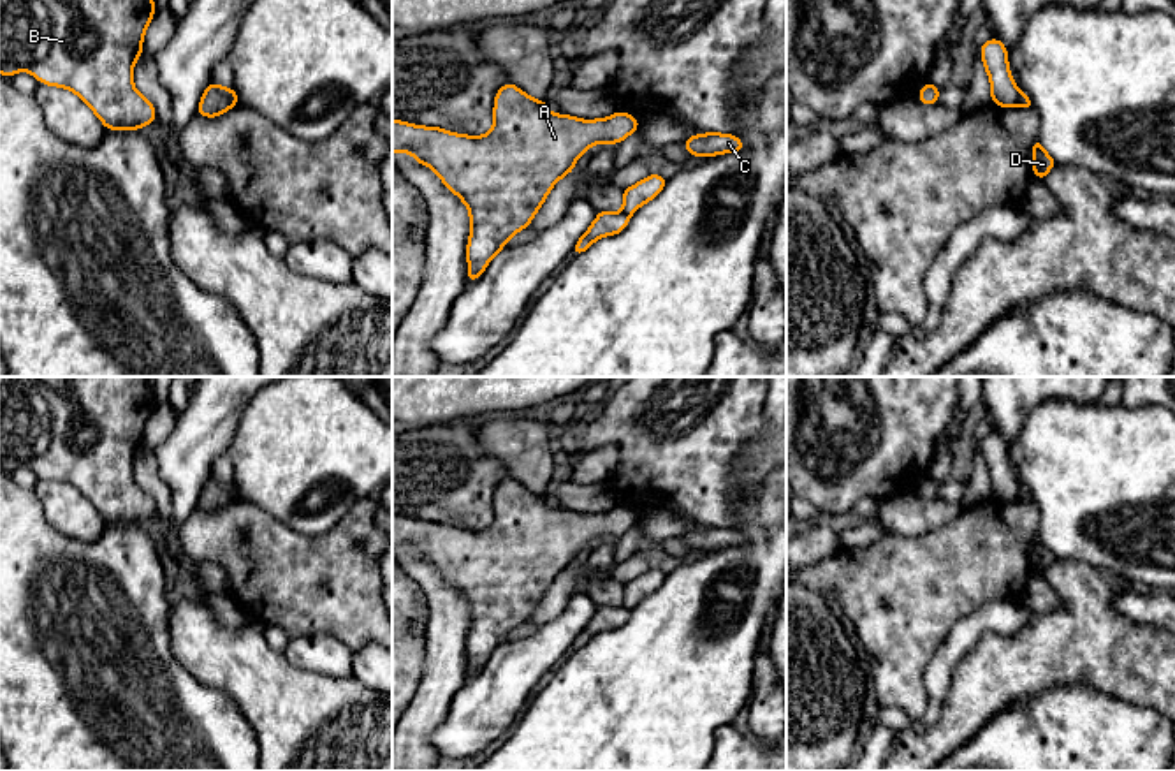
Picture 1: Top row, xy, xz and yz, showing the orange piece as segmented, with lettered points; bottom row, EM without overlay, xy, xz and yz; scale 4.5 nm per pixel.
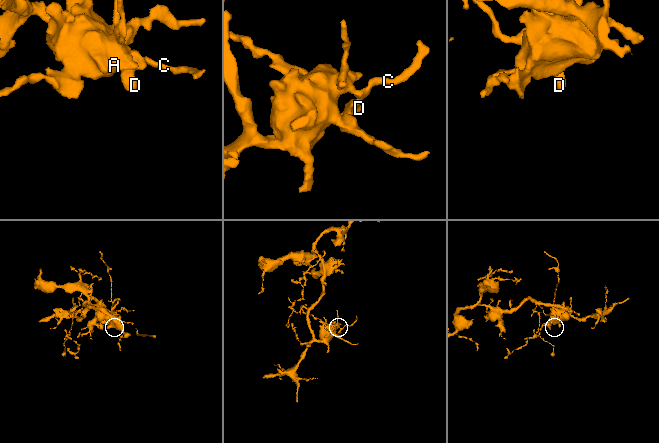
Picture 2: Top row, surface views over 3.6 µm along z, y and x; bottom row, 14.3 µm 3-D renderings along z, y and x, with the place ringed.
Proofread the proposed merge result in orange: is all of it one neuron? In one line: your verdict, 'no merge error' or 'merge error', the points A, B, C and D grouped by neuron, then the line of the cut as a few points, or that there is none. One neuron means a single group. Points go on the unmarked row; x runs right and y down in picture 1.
merge error | A B D / C | yz (1021, 486), (1017, 499)

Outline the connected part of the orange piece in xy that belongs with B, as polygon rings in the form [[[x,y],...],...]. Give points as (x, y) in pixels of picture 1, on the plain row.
[[[0,377],[0,468],[12,472],[21,465],[28,465],[39,477],[74,486],[97,509],[107,525],[139,525],[141,521],[157,516],[153,496],[135,484],[132,474],[134,459],[142,449],[144,426],[155,407],[157,400],[146,377]]]

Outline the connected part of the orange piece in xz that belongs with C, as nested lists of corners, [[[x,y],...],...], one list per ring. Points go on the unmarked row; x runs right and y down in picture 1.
[[[695,528],[681,537],[693,551],[714,551],[732,546],[742,546],[746,539],[732,528]]]

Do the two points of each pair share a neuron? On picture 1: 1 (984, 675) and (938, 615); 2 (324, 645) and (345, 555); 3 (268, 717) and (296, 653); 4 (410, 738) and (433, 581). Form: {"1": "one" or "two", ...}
{"1": "two", "2": "two", "3": "two", "4": "one"}

